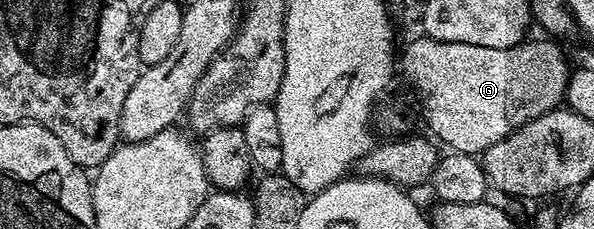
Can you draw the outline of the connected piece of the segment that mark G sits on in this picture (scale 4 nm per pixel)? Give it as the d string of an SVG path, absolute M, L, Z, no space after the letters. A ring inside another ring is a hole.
M420 34L400 52L400 69L418 92L429 133L457 154L483 155L530 120L557 109L565 99L570 65L553 39L526 40L510 48L440 41Z

